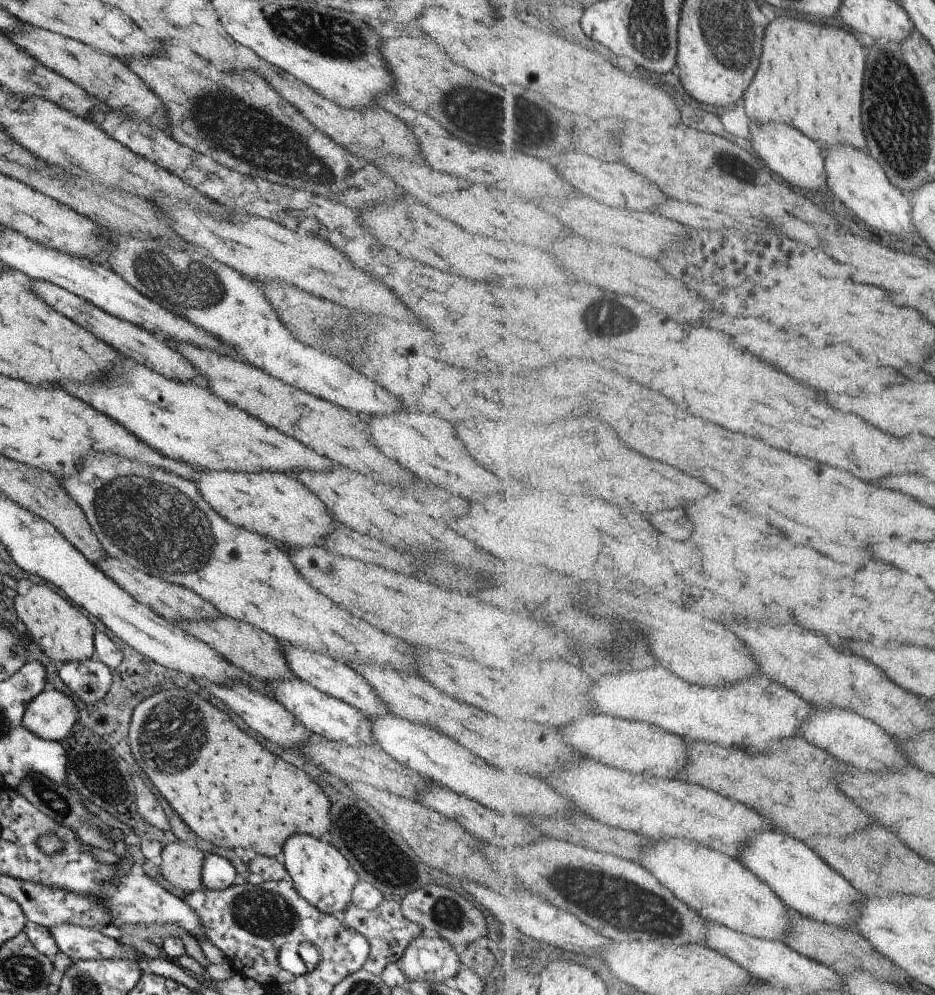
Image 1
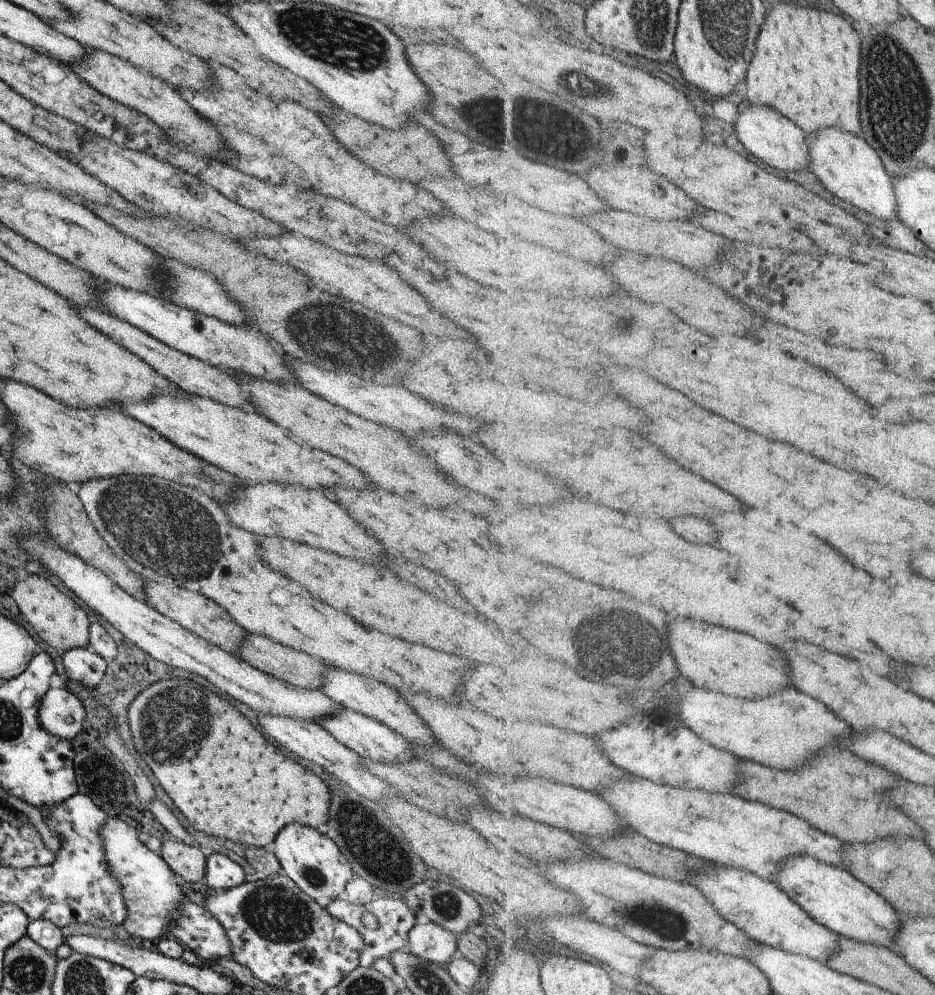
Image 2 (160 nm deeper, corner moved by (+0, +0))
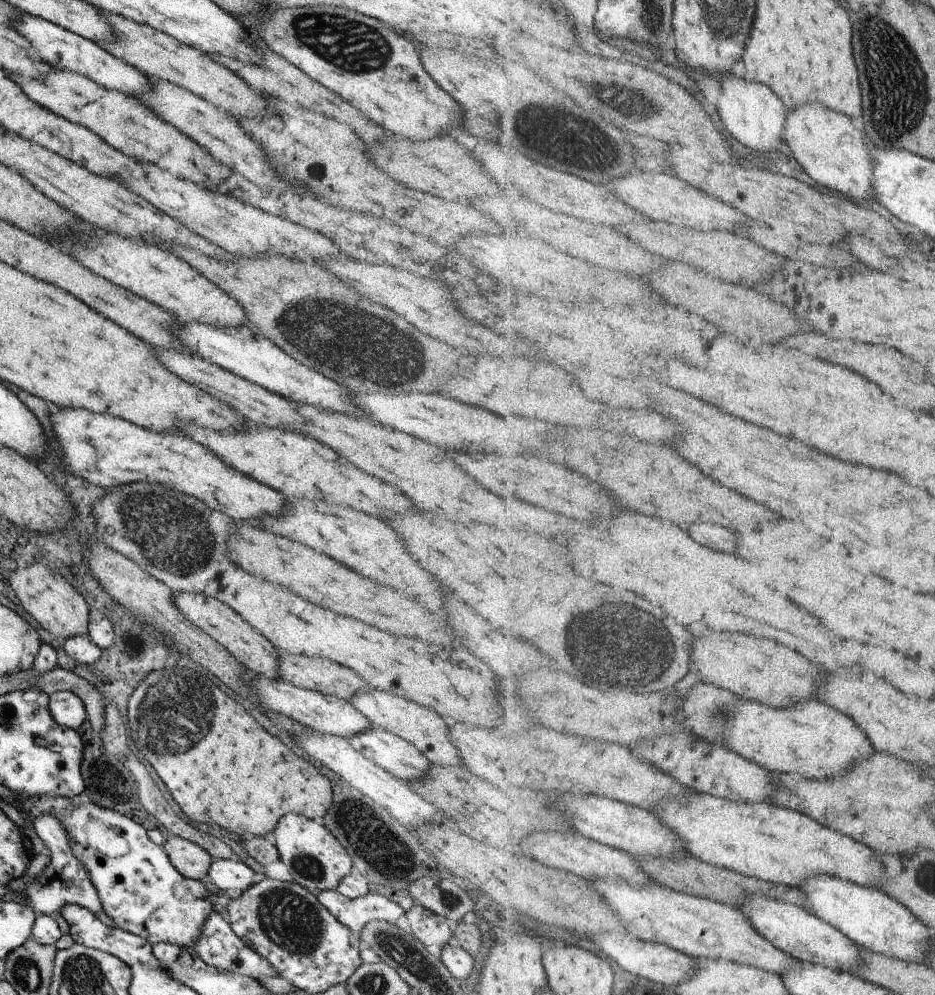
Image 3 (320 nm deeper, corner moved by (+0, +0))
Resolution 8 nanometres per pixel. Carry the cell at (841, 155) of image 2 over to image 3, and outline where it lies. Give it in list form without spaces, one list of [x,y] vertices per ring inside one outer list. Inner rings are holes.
[[[821,102],[801,104],[793,110],[785,122],[785,140],[793,150],[793,156],[813,180],[831,190],[837,190],[851,198],[873,197],[874,162],[869,156],[863,134],[853,126],[851,118],[827,108]]]

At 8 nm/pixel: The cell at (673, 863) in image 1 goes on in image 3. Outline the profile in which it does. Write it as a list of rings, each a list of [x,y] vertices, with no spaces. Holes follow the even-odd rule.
[[[760,895],[751,898],[749,902],[744,902],[739,909],[750,918],[763,938],[769,940],[779,950],[791,955],[795,960],[847,973],[854,973],[863,963],[864,949],[851,938],[847,938],[842,930],[835,928],[814,912],[811,913],[809,909]]]

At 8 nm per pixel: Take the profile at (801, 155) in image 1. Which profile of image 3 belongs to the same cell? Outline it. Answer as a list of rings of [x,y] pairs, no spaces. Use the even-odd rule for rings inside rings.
[[[733,72],[723,75],[719,83],[721,93],[718,96],[717,108],[721,118],[732,134],[733,138],[745,146],[758,152],[777,150],[777,144],[783,142],[783,122],[786,122],[787,110],[779,96],[765,84],[749,82],[744,77],[734,75]]]

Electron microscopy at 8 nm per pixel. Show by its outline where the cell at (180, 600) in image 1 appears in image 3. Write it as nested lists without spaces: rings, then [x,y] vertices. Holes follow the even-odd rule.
[[[181,592],[174,594],[173,606],[181,612],[188,622],[197,626],[209,638],[215,640],[219,646],[243,665],[249,672],[267,676],[267,678],[277,677],[277,652],[265,638],[239,617],[233,610],[230,610],[223,602],[204,596],[200,593]]]

